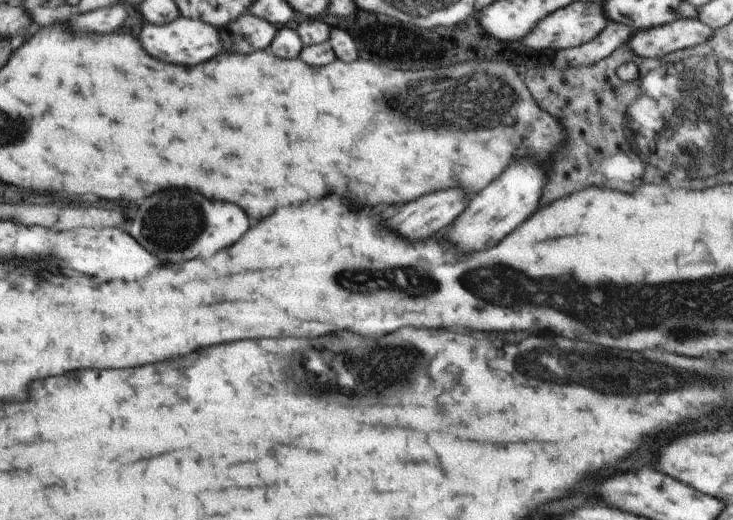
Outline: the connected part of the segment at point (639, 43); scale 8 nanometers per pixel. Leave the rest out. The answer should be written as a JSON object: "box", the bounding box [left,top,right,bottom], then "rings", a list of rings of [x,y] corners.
{"box":[626,16,713,59],"rings":[[[679,16],[667,25],[635,32],[626,44],[639,57],[666,59],[674,51],[705,43],[711,38],[713,31],[700,19]]]}

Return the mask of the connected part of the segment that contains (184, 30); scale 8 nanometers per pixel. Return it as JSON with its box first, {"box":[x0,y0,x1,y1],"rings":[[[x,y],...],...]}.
{"box":[140,16,223,66],"rings":[[[182,16],[171,23],[161,25],[147,22],[140,32],[140,44],[154,58],[160,58],[162,62],[172,62],[172,64],[184,64],[184,66],[208,60],[220,50],[220,46],[223,48],[219,40],[218,28],[202,22],[200,19]]]}

